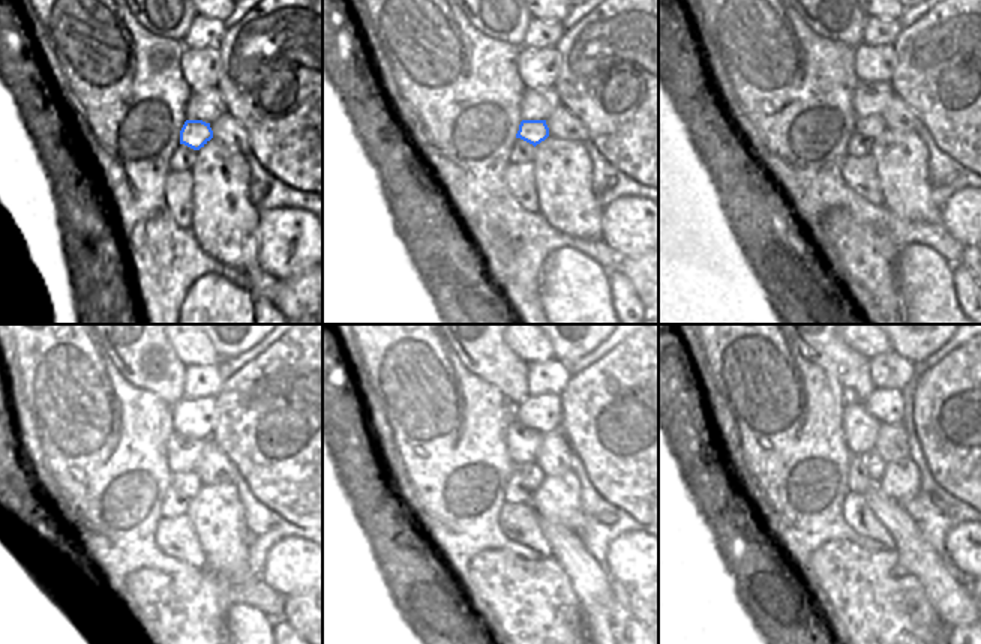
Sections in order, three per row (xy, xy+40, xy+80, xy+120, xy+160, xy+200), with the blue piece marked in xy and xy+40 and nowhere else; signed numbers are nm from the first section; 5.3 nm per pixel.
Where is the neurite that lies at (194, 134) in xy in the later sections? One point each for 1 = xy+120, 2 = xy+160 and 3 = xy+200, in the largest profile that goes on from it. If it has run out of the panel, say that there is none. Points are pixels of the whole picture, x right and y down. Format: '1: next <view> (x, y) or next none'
1: next xy+120 (189, 484)
2: next xy+160 (536, 476)
3: next xy+200 (876, 466)

